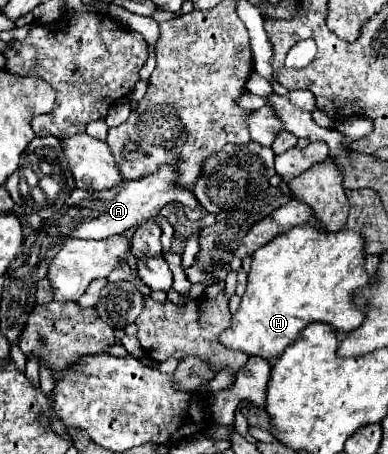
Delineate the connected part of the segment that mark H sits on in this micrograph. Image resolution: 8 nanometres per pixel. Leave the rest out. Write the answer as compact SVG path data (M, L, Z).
M314 222L278 234L278 238L272 238L252 254L246 294L238 312L232 316L230 328L224 330L218 340L248 356L272 360L278 358L310 322L328 322L338 332L352 332L366 320L368 310L368 306L354 302L356 290L372 284L364 268L364 246L366 240L358 230L344 228L338 230L338 234L326 234L326 230L318 230Z

